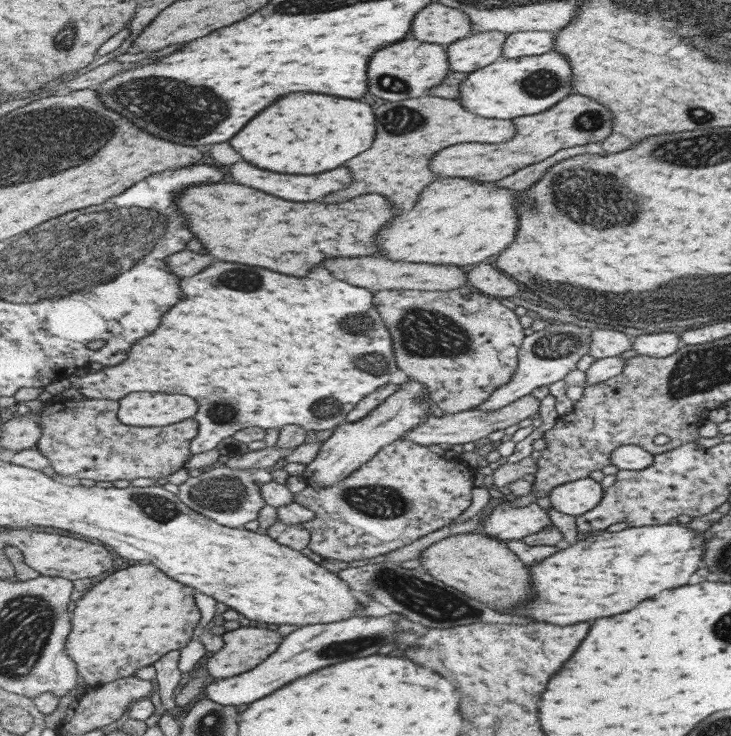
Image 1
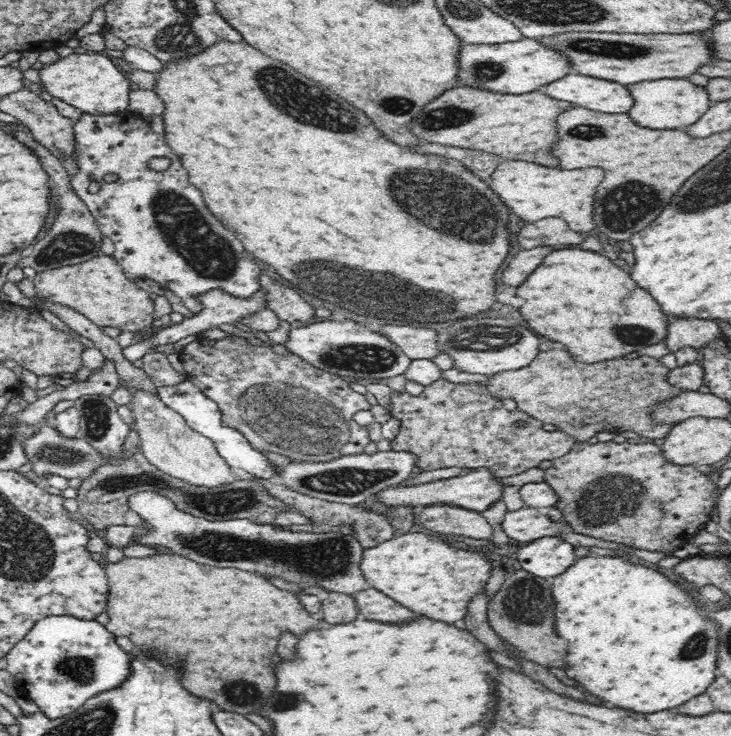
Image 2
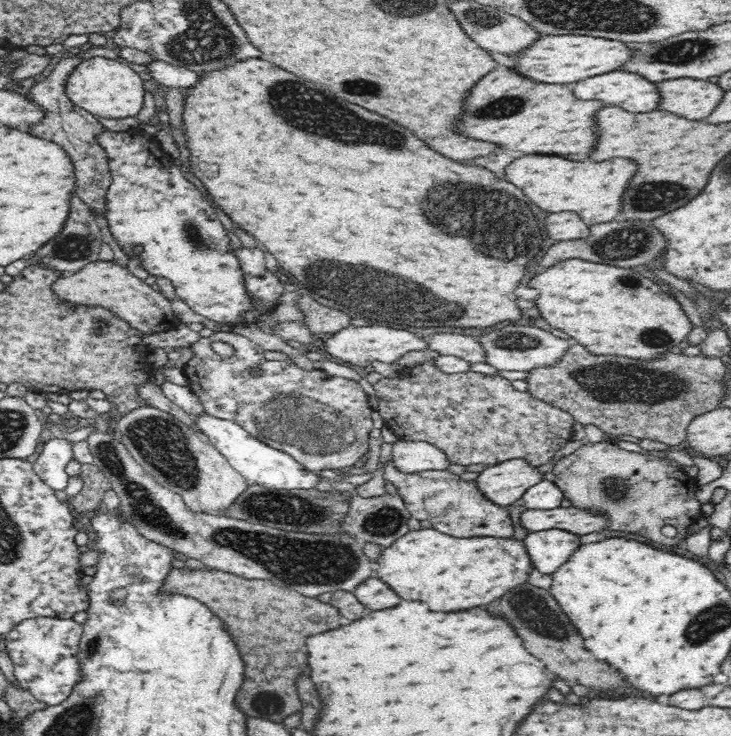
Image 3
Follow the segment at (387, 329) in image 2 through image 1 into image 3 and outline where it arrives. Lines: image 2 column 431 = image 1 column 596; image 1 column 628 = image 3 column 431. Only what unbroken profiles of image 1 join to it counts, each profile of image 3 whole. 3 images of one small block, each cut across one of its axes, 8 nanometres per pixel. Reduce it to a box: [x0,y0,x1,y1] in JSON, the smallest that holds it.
[422,332,484,363]

